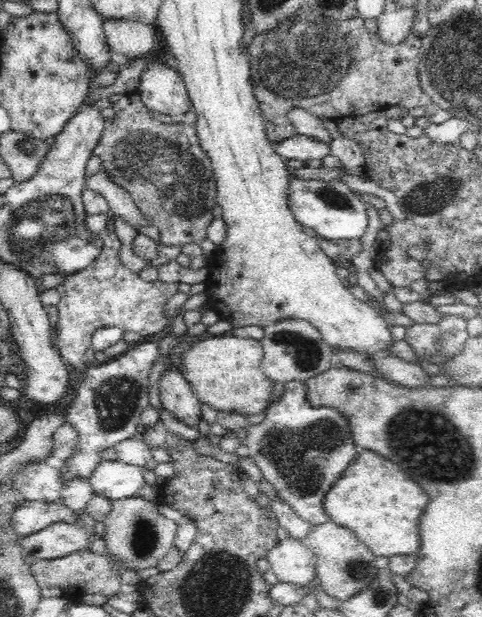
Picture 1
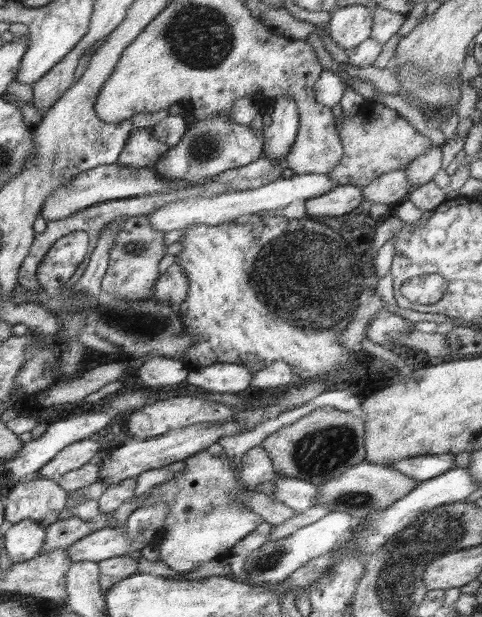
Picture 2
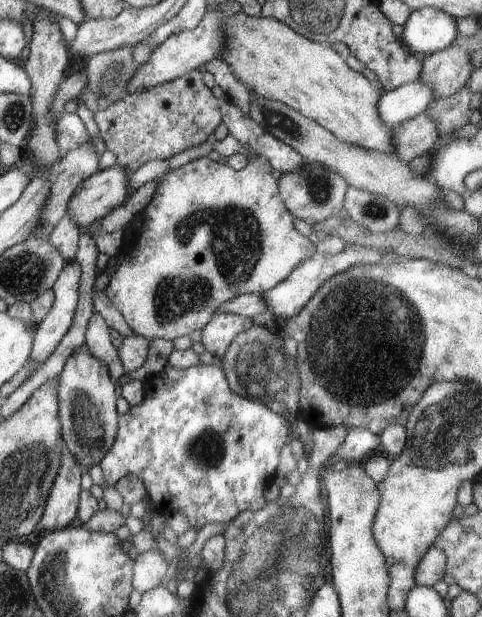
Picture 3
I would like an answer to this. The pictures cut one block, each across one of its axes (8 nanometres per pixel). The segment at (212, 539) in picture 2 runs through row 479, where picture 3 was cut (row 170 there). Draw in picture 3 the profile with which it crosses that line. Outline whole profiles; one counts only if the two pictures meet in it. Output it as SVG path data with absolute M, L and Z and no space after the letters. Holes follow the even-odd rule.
M246 146L246 150L250 153L250 158L247 158L248 165L243 170L236 171L226 164L214 162L208 157L200 157L154 180L154 182L158 182L156 194L154 194L154 198L144 208L143 212L136 215L131 227L128 229L127 235L124 237L124 250L114 256L115 265L110 273L111 278L108 285L104 290L106 300L120 312L126 324L137 335L142 335L147 339L150 338L150 340L164 338L164 340L172 341L175 338L180 338L180 336L186 336L186 334L190 336L195 330L202 330L206 327L215 318L216 313L219 312L219 308L224 302L230 302L232 298L243 294L264 294L264 292L276 288L278 284L288 278L288 275L303 260L315 255L314 252L316 252L317 246L314 246L306 236L296 232L294 226L292 226L294 218L292 218L292 214L288 214L287 206L284 206L282 192L278 192L278 180L272 174L270 162L266 158L262 158L262 156L256 156L250 150L250 146Z

